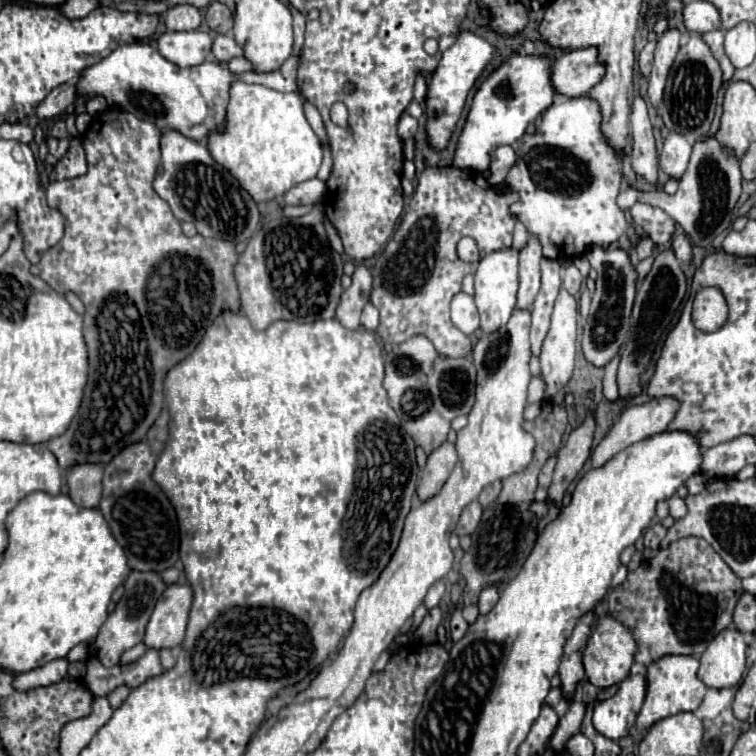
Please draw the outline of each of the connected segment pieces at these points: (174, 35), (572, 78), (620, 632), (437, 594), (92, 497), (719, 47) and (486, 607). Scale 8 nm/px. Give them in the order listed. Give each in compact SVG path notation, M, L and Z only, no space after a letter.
M202 30L166 32L158 38L158 52L180 68L202 64L210 56L212 38Z
M596 48L572 50L552 62L552 86L558 94L568 98L586 96L604 76L604 66L596 60Z
M600 616L594 624L594 632L584 650L586 678L598 688L608 688L612 684L622 682L630 674L630 666L634 662L634 652L636 652L636 640L628 632L628 628L624 628L612 616Z
M438 580L438 582L428 590L428 594L426 594L426 598L424 598L424 606L426 606L428 610L432 610L434 606L438 606L438 602L440 602L442 596L444 596L444 582Z
M78 464L68 470L68 488L76 504L84 504L84 508L98 508L102 494L102 472L104 472L102 464Z
M716 30L716 32L700 34L700 36L702 36L702 40L708 44L712 56L716 56L716 60L720 62L722 72L724 72L724 80L730 80L730 78L732 78L732 72L734 72L734 66L730 64L728 56L724 54L724 32L722 32L722 30Z
M494 586L484 588L484 590L482 590L482 594L480 594L480 600L478 600L480 614L482 614L482 616L484 616L484 614L488 614L488 612L494 608L496 600L498 600L498 590L496 590Z

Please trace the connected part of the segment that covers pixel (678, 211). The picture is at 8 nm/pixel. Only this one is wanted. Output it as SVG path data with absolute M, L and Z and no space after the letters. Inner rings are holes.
M710 138L706 142L694 144L690 164L688 164L684 176L680 178L680 186L674 196L668 196L658 190L642 192L636 188L628 188L626 192L620 192L618 206L630 208L636 200L658 206L658 208L666 210L666 214L684 228L684 232L688 234L688 238L694 246L710 248L714 238L718 234L722 234L722 230L730 228L730 224L732 224L732 210L740 198L740 184L742 184L740 164L736 162L734 156L722 152L722 146L716 138Z

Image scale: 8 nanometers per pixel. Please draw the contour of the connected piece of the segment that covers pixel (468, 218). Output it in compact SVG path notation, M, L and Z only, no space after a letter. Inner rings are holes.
M454 166L446 168L426 168L420 178L418 186L412 194L408 210L394 234L388 242L384 252L376 258L372 266L374 286L370 294L370 302L380 310L380 326L378 336L384 342L400 344L414 334L424 334L432 340L436 350L450 358L464 358L472 352L472 342L466 334L462 334L450 320L450 302L462 290L462 280L466 274L476 272L476 262L468 264L456 256L456 244L460 238L470 236L476 240L480 254L490 254L494 250L504 250L512 246L512 232L514 232L514 218L508 214L508 206L514 202L514 196L498 194L488 180L474 172L474 170L460 170Z

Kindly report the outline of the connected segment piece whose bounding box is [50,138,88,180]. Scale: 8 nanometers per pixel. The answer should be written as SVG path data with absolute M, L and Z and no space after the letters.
M72 138L70 150L68 150L66 156L60 158L60 162L54 166L54 170L50 172L50 180L76 178L76 176L82 176L84 172L88 172L88 162L86 162L86 154L84 154L82 142L80 142L78 138Z

